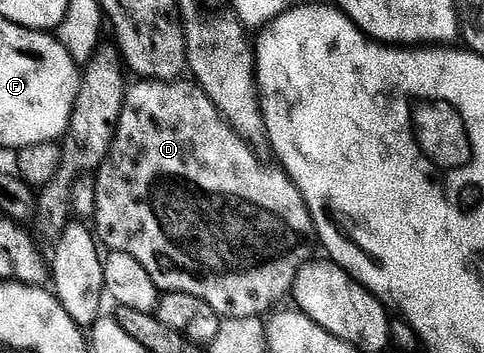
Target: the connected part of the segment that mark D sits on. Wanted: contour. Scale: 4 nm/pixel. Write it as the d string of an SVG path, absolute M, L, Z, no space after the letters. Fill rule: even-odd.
M138 80L127 89L122 115L118 121L118 131L114 133L114 143L110 145L108 156L96 171L98 179L94 182L94 222L96 237L103 247L110 252L124 252L140 264L152 276L152 280L162 292L184 292L188 296L200 296L222 318L257 318L266 316L275 309L274 305L282 297L289 295L294 288L296 272L306 262L315 257L316 231L314 221L286 171L273 165L256 160L256 156L234 133L234 129L222 118L222 113L212 104L212 100L193 80L176 82L152 82Z

